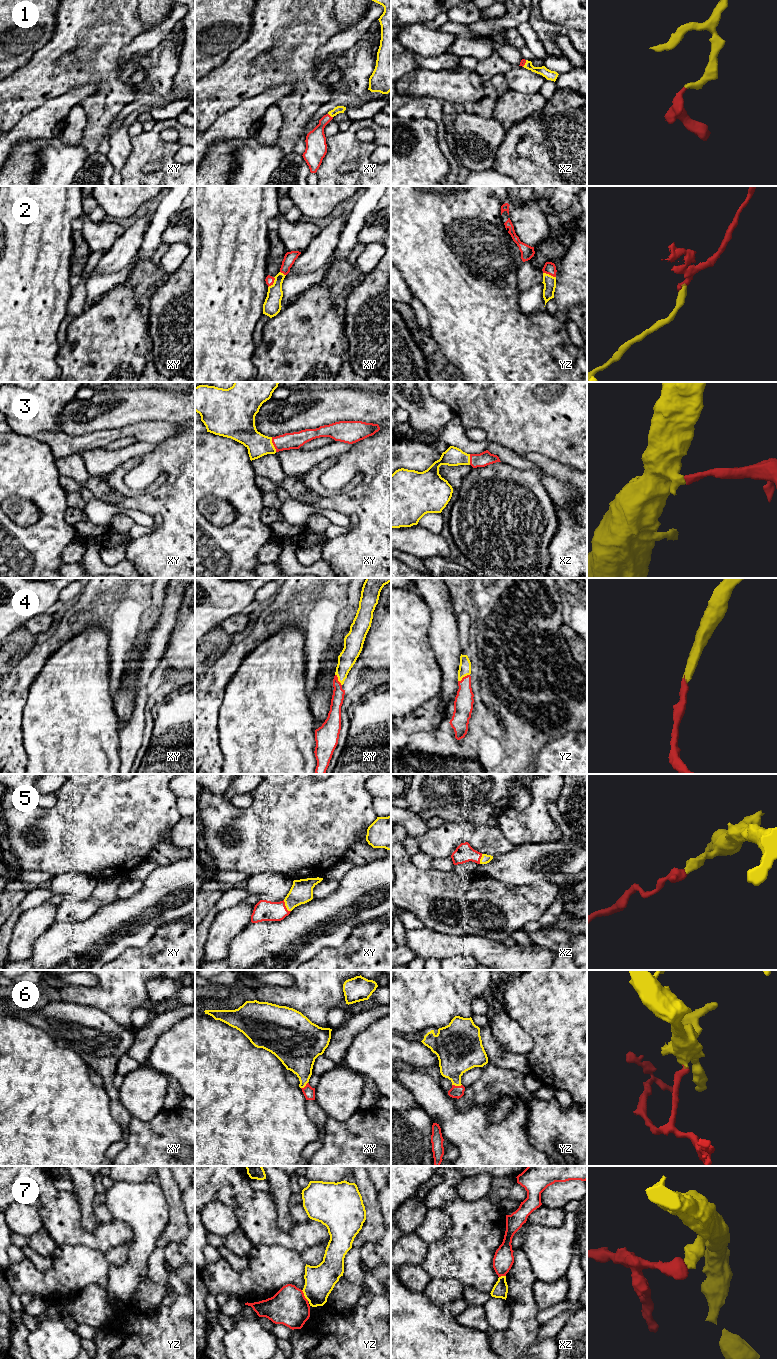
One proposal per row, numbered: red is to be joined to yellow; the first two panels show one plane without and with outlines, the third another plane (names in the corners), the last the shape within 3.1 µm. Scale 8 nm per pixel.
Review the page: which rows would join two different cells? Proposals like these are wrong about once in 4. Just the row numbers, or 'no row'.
7

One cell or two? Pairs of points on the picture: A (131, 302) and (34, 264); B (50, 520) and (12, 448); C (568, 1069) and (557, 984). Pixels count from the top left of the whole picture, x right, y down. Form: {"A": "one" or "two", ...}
{"A": "two", "B": "one", "C": "one"}

